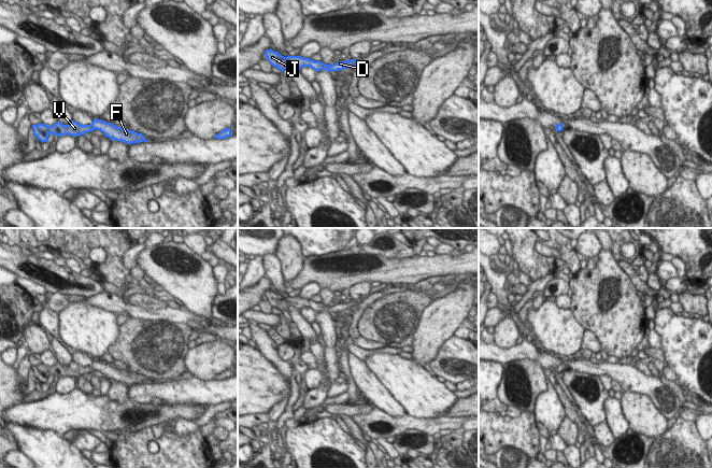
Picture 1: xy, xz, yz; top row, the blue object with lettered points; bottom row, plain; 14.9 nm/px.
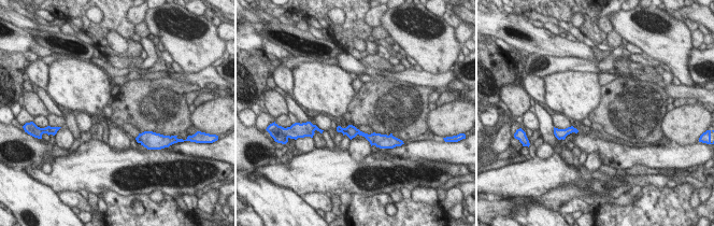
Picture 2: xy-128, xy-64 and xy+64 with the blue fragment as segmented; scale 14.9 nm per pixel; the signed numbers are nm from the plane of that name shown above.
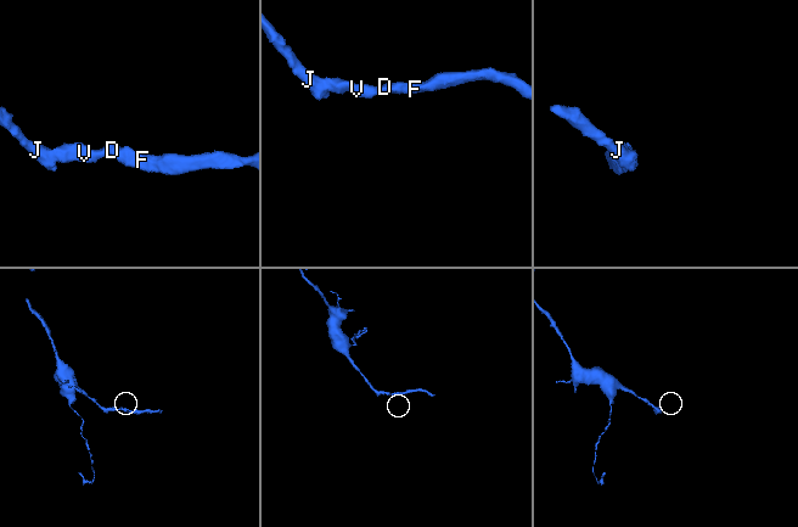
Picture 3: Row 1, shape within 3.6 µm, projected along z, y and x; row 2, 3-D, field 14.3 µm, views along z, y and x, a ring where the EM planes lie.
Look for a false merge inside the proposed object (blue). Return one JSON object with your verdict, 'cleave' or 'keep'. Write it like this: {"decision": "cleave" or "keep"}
{"decision": "keep"}

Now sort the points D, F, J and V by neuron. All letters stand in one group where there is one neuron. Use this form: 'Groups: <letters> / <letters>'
Groups: D F J V.

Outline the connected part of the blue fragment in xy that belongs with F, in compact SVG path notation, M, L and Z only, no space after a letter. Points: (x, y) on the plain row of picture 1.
M94 359L94 363L90 366L81 366L71 361L68 366L62 366L60 363L57 363L53 367L47 367L45 365L32 366L32 370L35 379L38 379L42 384L48 382L47 379L51 374L58 378L65 375L77 378L95 370L100 371L111 381L122 382L127 385L140 384L143 382L148 383L142 374L138 374L129 370L123 370L114 365L97 359Z

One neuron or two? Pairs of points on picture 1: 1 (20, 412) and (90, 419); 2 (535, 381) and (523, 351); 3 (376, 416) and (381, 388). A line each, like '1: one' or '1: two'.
1: one
2: two
3: two

